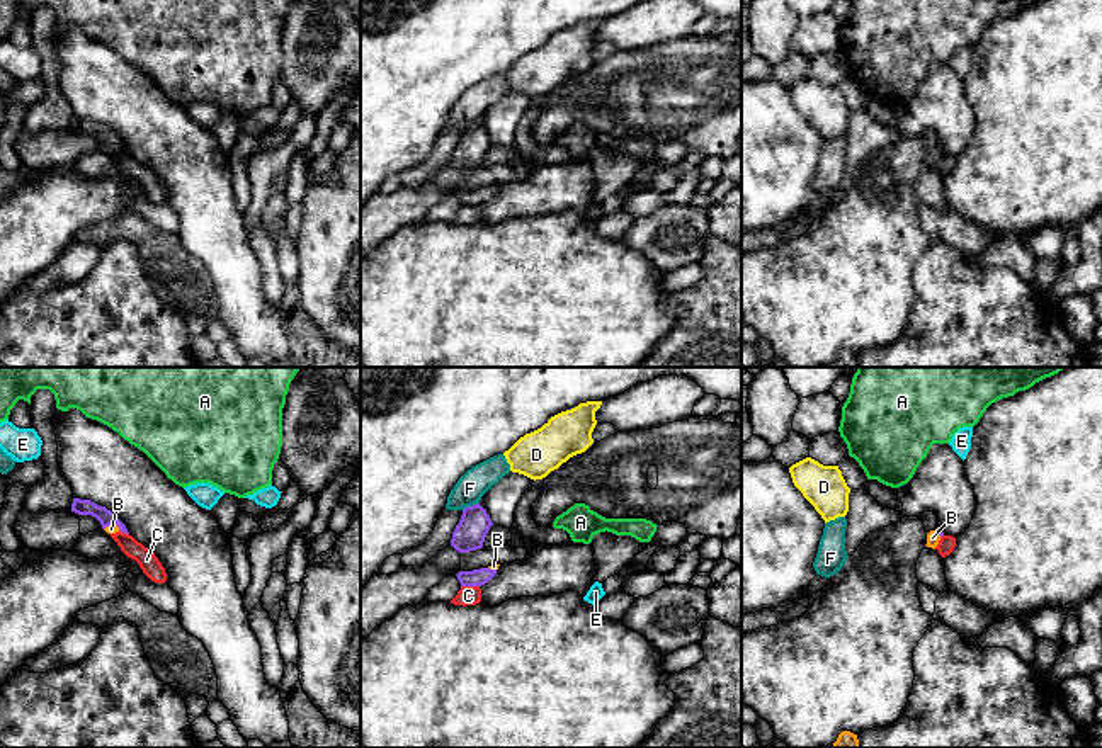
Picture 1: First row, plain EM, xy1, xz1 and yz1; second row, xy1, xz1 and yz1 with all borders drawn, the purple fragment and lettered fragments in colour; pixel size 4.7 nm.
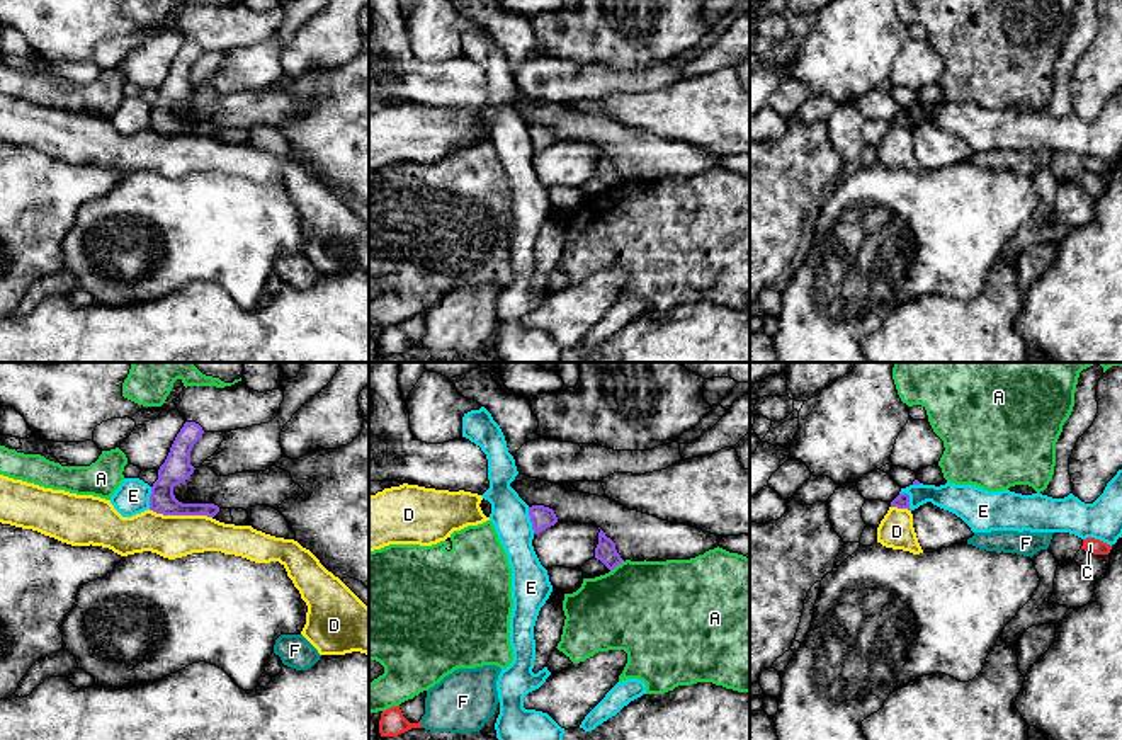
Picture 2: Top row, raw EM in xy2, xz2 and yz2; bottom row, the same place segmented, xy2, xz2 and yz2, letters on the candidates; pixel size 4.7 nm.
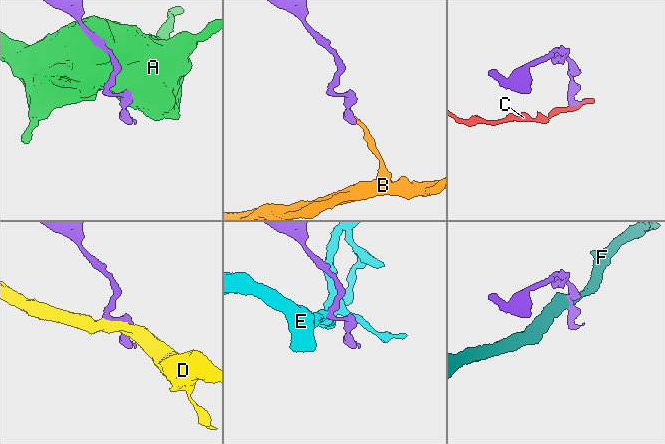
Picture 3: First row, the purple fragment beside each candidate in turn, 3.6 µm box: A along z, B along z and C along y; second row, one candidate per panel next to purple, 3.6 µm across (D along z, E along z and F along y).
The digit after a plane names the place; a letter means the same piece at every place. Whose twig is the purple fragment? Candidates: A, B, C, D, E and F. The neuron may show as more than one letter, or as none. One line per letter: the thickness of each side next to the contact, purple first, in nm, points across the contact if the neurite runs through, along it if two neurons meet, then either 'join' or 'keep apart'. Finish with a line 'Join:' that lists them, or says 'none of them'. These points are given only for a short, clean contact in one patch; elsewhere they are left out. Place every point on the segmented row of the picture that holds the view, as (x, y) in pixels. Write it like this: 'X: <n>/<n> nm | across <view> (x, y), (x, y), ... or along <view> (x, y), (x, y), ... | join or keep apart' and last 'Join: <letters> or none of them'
A: 100/440 nm | keep apart
B: 80/50 nm | across xy1 (82, 507), (97, 510), (111, 524), (111, 529) | join
C: 80/100 nm | along xz1 (461, 585), (478, 587) | keep apart
D: 140/200 nm | keep apart
E: 110/180 nm | along xz2 (527, 507), (534, 533) | keep apart
F: 150/140 nm | along xz1 (478, 502), (463, 510) | keep apart
Join: B

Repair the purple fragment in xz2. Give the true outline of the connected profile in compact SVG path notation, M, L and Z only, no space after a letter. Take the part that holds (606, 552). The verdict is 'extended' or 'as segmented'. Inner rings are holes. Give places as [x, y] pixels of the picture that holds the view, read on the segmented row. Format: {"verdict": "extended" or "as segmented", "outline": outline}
{"verdict": "as segmented", "outline": "M602 529L598 532L595 558L600 560L610 572L624 561L615 549L615 543L610 538L607 538Z"}

